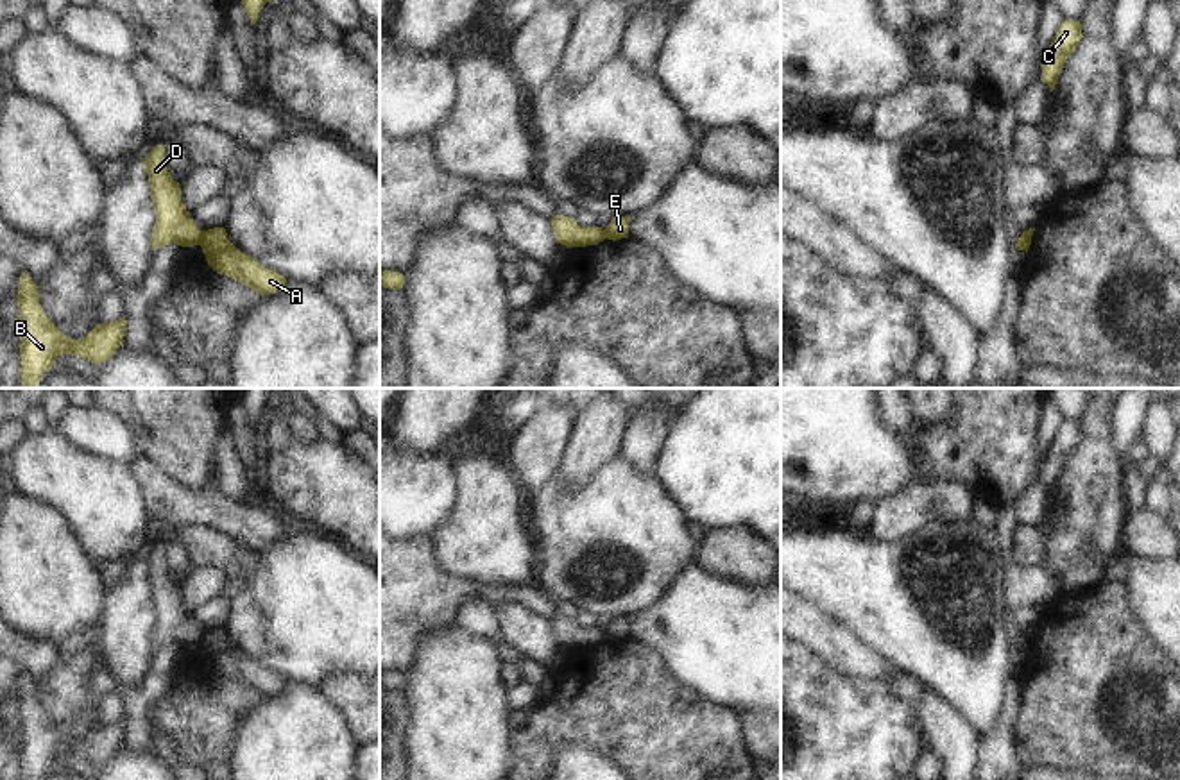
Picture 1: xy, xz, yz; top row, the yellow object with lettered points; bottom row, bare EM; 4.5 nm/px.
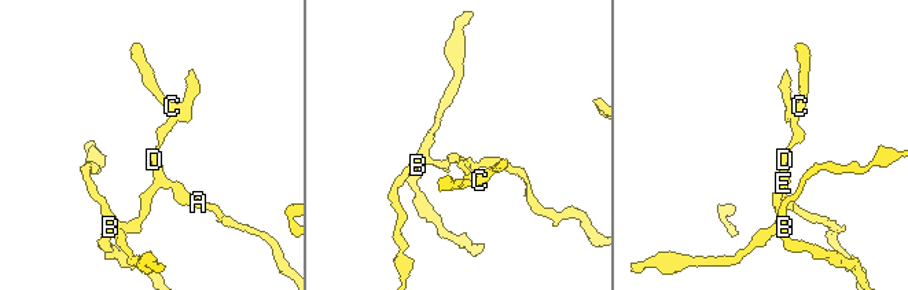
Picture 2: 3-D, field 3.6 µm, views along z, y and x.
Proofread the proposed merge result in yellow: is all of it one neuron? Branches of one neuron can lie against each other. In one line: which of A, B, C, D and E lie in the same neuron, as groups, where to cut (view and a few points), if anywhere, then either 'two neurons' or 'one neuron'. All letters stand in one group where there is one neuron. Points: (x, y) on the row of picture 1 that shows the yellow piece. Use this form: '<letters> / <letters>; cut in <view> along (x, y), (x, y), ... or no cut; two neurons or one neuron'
A E / B C D; cut in xy along (205, 231), (197, 244); two neurons

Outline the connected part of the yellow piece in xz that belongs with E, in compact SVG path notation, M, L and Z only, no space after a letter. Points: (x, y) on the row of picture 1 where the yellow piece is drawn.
M630 215L612 216L611 224L603 229L605 238L612 242L628 238L628 224L630 224Z

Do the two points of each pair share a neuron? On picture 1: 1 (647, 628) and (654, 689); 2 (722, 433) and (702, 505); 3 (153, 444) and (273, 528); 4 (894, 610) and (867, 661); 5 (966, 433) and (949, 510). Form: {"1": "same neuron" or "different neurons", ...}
{"1": "different neurons", "2": "same neuron", "3": "different neurons", "4": "different neurons", "5": "different neurons"}

